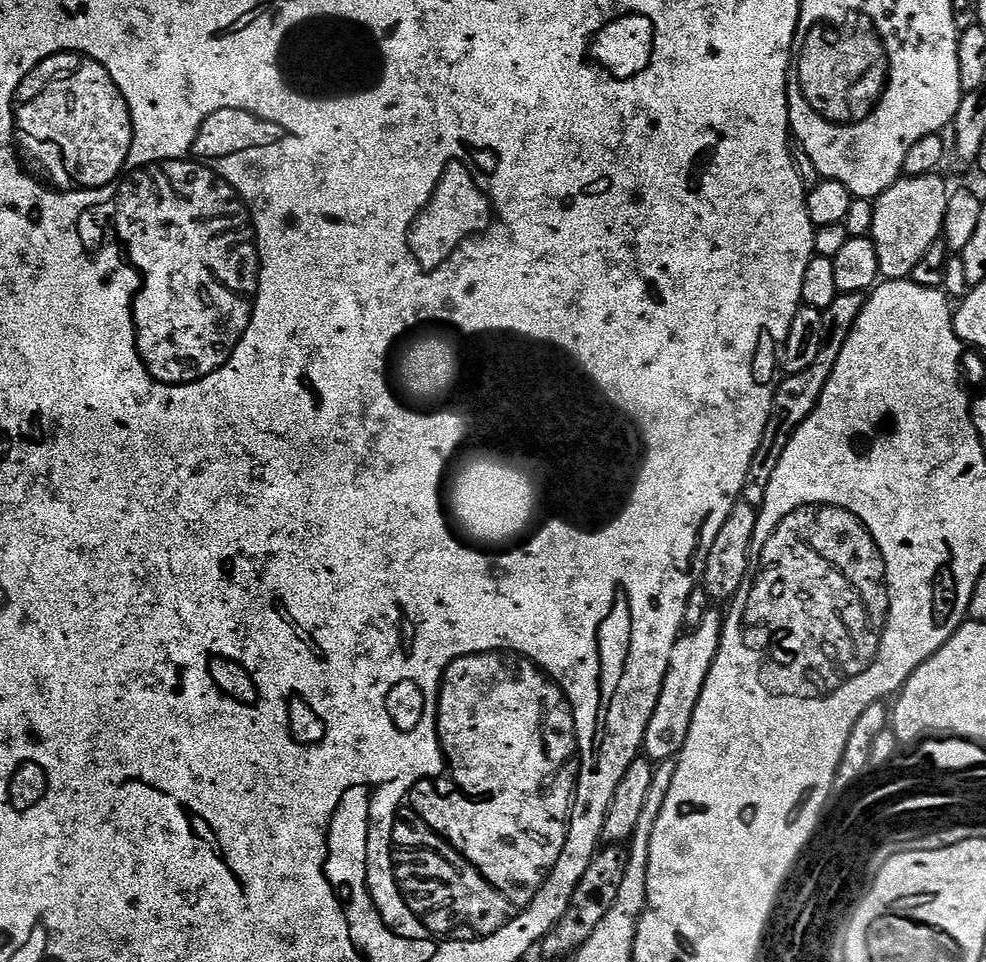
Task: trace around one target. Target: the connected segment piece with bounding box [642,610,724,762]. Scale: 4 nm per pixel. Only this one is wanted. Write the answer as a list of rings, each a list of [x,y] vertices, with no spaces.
[[[708,610],[704,612],[701,624],[685,631],[677,640],[674,650],[670,650],[670,666],[662,682],[662,694],[658,694],[654,714],[646,726],[644,735],[642,752],[647,759],[653,762],[676,760],[686,746],[694,710],[698,706],[698,698],[702,698],[702,686],[706,686],[706,678],[714,666],[714,658],[720,649],[723,633],[724,616]]]

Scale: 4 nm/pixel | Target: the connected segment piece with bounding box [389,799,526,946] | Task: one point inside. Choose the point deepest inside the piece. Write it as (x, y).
(445, 890)

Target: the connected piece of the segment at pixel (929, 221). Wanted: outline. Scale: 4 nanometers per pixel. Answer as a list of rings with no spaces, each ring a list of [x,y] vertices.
[[[943,175],[930,176],[904,176],[896,181],[890,190],[886,190],[874,201],[874,222],[870,239],[878,250],[878,262],[880,263],[880,275],[884,280],[906,280],[911,277],[914,266],[918,266],[922,254],[934,246],[934,242],[941,239],[946,218],[946,206],[950,195],[950,187],[943,180]]]

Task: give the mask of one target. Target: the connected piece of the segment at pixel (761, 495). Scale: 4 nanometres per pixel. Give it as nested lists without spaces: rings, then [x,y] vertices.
[[[841,292],[830,302],[830,306],[823,309],[824,313],[824,341],[822,350],[818,350],[818,358],[806,370],[793,376],[785,375],[775,385],[772,397],[772,413],[766,422],[766,430],[762,434],[762,442],[750,462],[750,470],[746,474],[746,482],[742,493],[745,504],[763,504],[766,498],[766,486],[770,482],[770,474],[778,467],[778,458],[782,458],[782,450],[790,442],[790,438],[806,422],[808,415],[818,406],[818,398],[822,398],[822,390],[826,390],[826,382],[830,382],[830,374],[838,362],[838,354],[842,354],[842,346],[846,342],[848,332],[854,330],[854,322],[858,322],[858,314],[864,309],[865,293]]]

